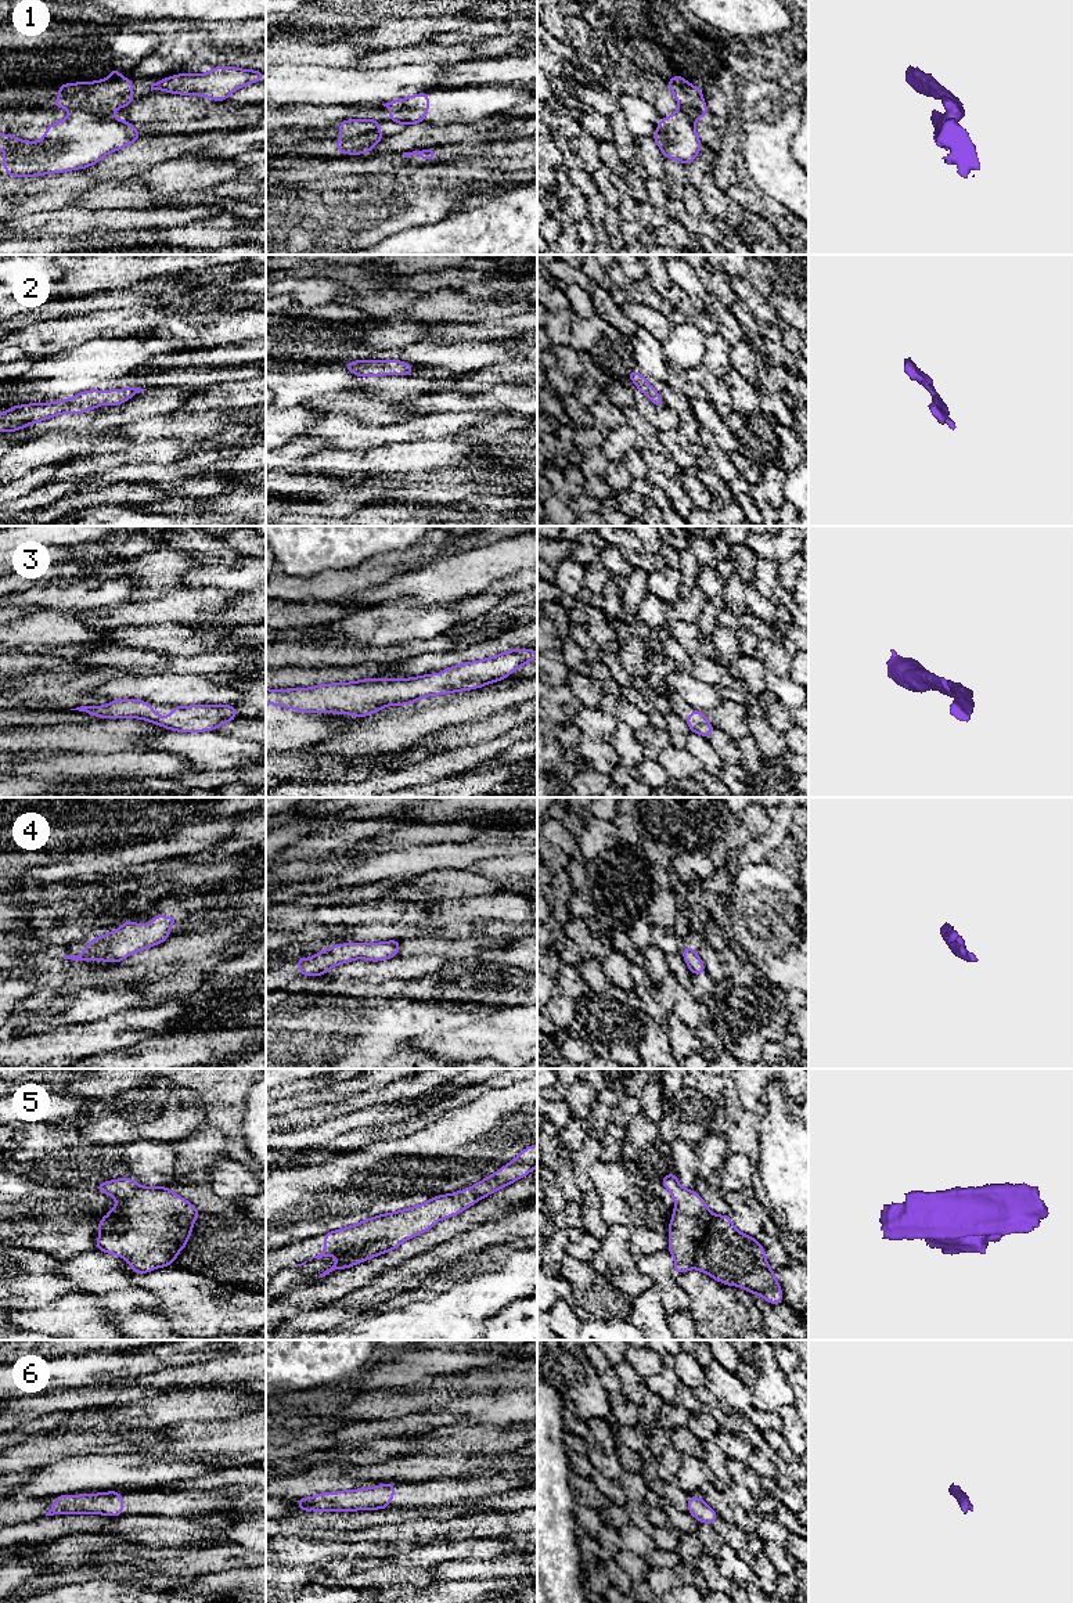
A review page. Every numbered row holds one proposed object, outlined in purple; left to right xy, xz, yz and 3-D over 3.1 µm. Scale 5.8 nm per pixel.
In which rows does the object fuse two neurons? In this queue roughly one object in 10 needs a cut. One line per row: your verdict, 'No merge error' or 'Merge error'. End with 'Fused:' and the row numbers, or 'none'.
1: Merge error
2: No merge error
3: No merge error
4: No merge error
5: No merge error
6: No merge error
Fused: 1

